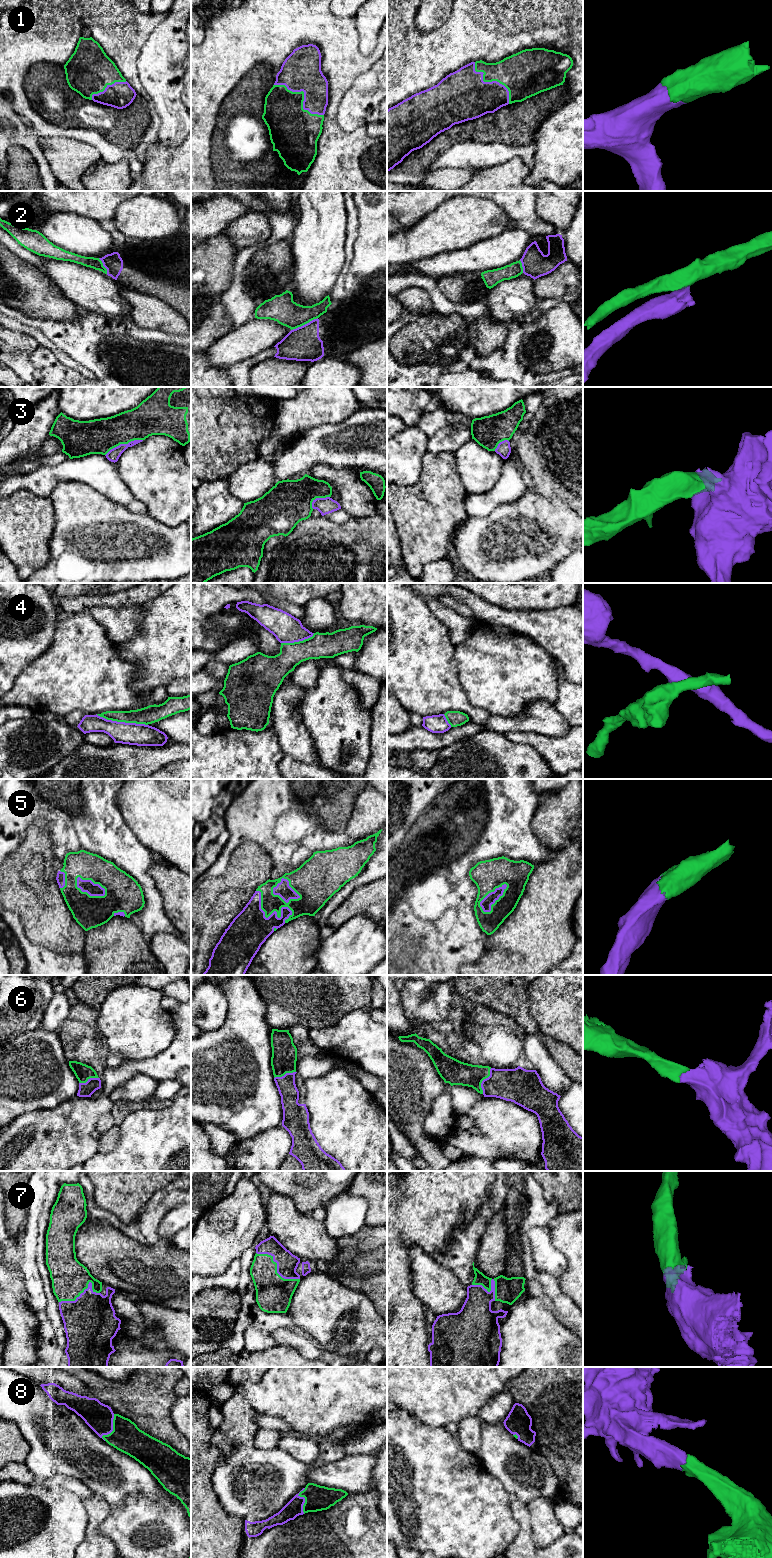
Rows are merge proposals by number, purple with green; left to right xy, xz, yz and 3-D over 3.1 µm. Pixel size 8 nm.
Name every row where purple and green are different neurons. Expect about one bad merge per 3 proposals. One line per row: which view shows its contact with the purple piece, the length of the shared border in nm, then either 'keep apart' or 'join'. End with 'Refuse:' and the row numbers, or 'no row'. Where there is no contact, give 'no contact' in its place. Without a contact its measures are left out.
1: meets purple in xz; contact 480 nm long; join
2: meets purple in xz; contact 240 nm long; keep apart
3: meets purple in xy; contact 340 nm long; keep apart
4: meets purple in xy; contact 420 nm long; keep apart
5: meets purple in xz; contact 360 nm long; join
6: meets purple in yz; contact 220 nm long; join
7: meets purple in xz; contact 420 nm long; join
8: meets purple in xy; contact 240 nm long; join
Refuse: 2, 3, 4

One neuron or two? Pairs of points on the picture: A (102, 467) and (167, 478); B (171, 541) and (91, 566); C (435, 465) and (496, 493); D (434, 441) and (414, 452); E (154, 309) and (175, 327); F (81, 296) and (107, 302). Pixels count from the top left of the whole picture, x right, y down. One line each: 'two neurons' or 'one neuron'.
A: two neurons
B: one neuron
C: two neurons
D: two neurons
E: one neuron
F: one neuron

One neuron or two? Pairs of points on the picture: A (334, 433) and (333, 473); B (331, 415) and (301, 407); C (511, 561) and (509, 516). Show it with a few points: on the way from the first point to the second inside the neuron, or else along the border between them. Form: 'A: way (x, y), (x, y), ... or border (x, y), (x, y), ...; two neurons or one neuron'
A: border (310, 468), (323, 463), (349, 467), (356, 471); two neurons
B: way (324, 408), (308, 407); one neuron
C: way (511, 550), (510, 527); one neuron

